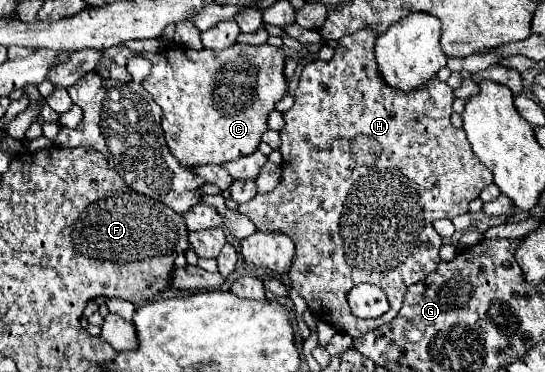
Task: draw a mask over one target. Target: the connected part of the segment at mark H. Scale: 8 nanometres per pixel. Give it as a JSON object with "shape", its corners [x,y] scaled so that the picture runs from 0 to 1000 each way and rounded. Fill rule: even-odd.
{"shape":[[[657,83],[650,94],[635,94],[635,105],[620,110],[620,132],[617,132],[609,164],[598,169],[598,164],[576,159],[554,185],[550,223],[547,223],[543,250],[539,250],[539,282],[528,298],[517,304],[525,336],[514,352],[517,390],[510,401],[514,417],[517,417],[514,497],[503,513],[495,513],[495,519],[470,524],[455,546],[437,551],[437,567],[444,578],[459,583],[477,621],[517,626],[517,632],[528,632],[539,648],[543,685],[539,685],[539,707],[536,707],[536,723],[532,723],[532,761],[536,761],[536,772],[561,804],[565,831],[580,852],[587,852],[587,863],[606,868],[613,884],[620,884],[624,895],[642,901],[646,911],[657,911],[657,901],[668,901],[672,890],[683,890],[694,874],[716,868],[730,847],[730,836],[738,825],[738,804],[741,804],[745,772],[752,772],[756,761],[774,755],[782,739],[789,739],[804,718],[804,707],[807,707],[807,680],[804,675],[811,664],[811,637],[796,621],[793,594],[811,589],[811,583],[829,589],[837,578],[859,573],[862,567],[859,546],[866,535],[873,535],[892,497],[903,492],[899,454],[892,454],[888,438],[870,427],[870,411],[862,406],[859,374],[851,363],[851,347],[833,347],[829,331],[826,331],[829,277],[833,277],[833,239],[818,218],[796,212],[796,223],[789,223],[789,234],[782,234],[782,245],[767,245],[767,255],[738,255],[734,245],[716,245],[708,234],[708,223],[701,223],[701,212],[694,212],[694,175],[686,169],[686,110],[690,110],[690,99],[694,94],[679,94],[679,83]],[[657,761],[679,761],[679,766],[701,772],[705,788],[712,793],[712,809],[716,809],[712,841],[705,841],[694,858],[657,858],[657,852],[650,852],[642,841],[642,825],[639,825],[639,809],[635,809],[635,788],[646,772],[653,772]]]}

